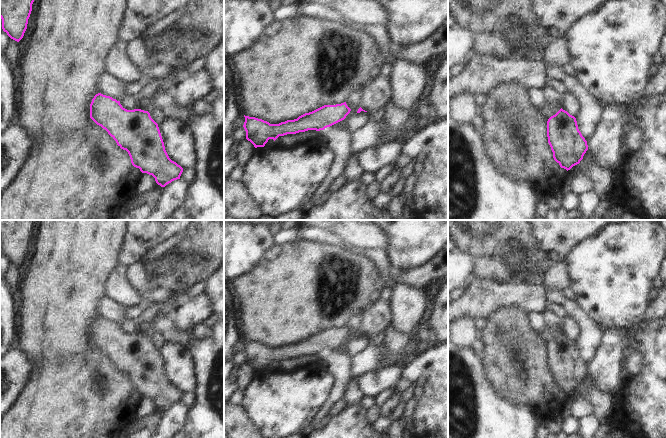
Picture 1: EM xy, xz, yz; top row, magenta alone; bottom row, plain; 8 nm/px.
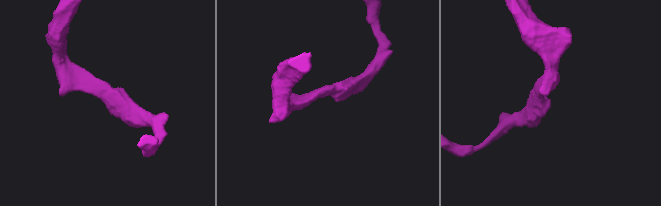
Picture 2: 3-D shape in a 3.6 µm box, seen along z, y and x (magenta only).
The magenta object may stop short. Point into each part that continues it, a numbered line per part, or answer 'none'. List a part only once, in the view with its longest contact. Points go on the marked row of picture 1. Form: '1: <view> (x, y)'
none

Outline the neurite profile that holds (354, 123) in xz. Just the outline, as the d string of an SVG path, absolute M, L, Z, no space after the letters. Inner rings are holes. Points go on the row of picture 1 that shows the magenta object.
M361 111L360 113L356 113L350 119L346 120L345 127L352 133L353 131L362 127L365 122L369 121L370 119L372 119L371 112Z

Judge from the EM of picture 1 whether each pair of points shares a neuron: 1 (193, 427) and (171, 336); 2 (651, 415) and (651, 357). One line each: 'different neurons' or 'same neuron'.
1: different neurons
2: same neuron

